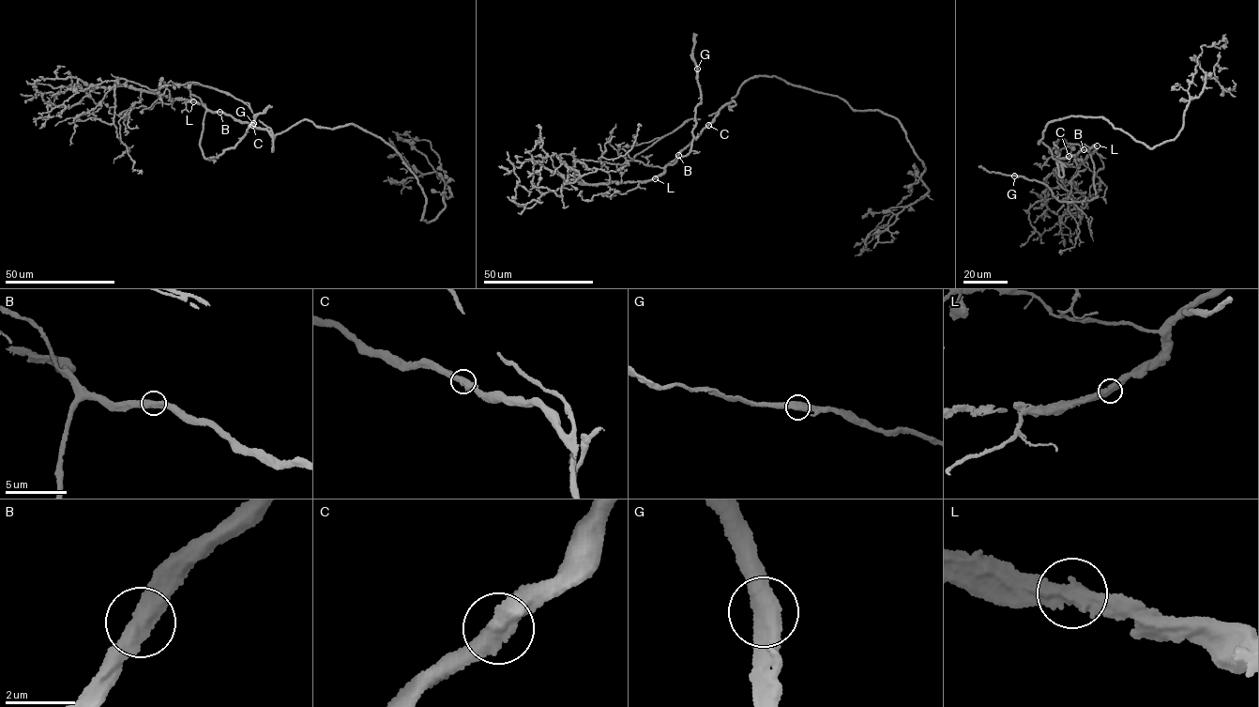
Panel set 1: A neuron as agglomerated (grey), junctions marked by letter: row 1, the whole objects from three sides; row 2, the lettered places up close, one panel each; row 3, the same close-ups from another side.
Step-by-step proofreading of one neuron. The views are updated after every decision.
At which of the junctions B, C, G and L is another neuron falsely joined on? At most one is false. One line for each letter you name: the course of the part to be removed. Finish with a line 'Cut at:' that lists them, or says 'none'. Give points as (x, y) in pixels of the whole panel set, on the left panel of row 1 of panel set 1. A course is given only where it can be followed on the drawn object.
Cut at: none

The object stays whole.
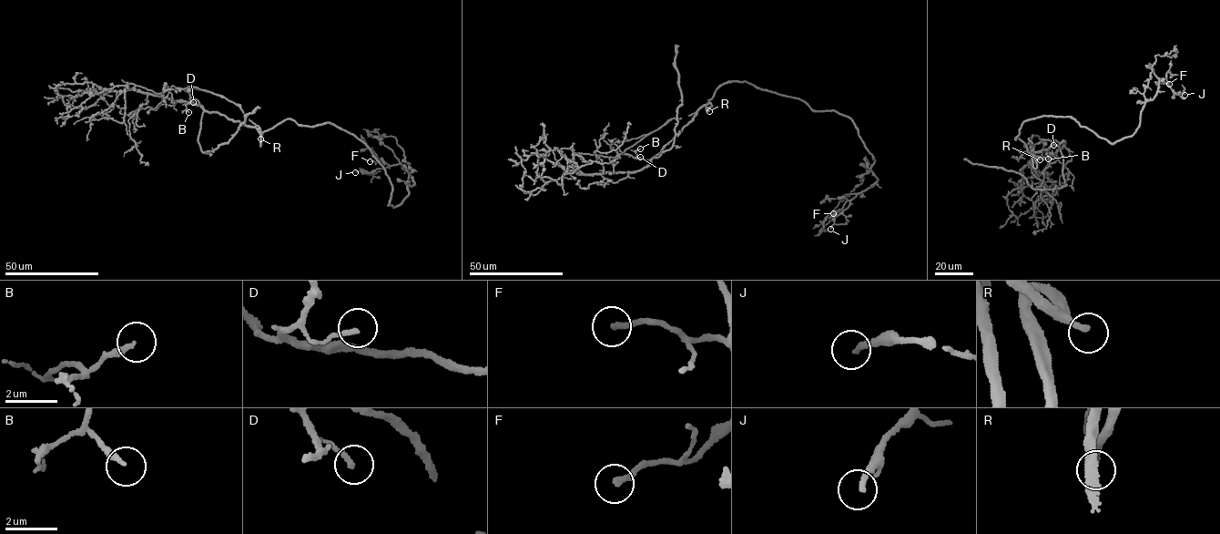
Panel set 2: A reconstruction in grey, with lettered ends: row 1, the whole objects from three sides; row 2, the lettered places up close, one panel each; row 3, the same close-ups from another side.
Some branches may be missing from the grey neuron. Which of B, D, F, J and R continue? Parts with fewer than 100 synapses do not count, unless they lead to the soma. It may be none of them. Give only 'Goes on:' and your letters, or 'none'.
Goes on: R

